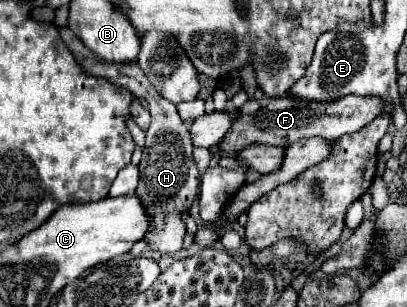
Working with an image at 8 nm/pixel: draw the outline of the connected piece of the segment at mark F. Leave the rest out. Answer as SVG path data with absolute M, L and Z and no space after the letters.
M281 96L271 98L265 108L261 108L257 114L241 114L233 128L227 132L227 136L219 142L219 148L225 152L239 152L249 144L269 144L269 146L281 146L287 148L297 140L303 138L323 138L323 140L337 140L343 134L355 132L367 122L371 122L375 116L381 114L381 102L385 102L379 96L343 96L337 100L321 102L321 100L301 100L293 96Z

